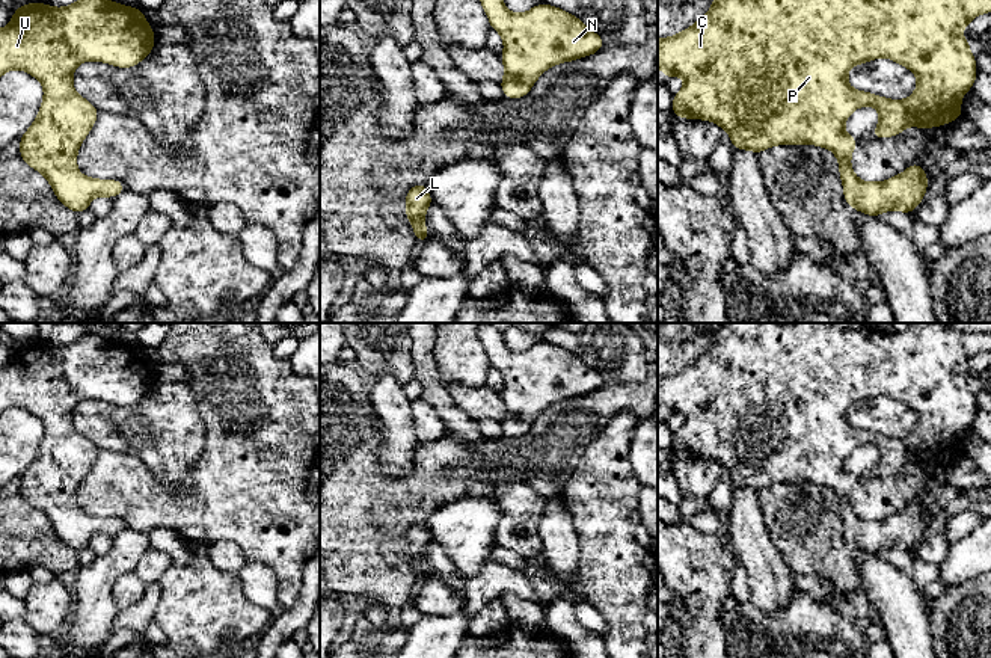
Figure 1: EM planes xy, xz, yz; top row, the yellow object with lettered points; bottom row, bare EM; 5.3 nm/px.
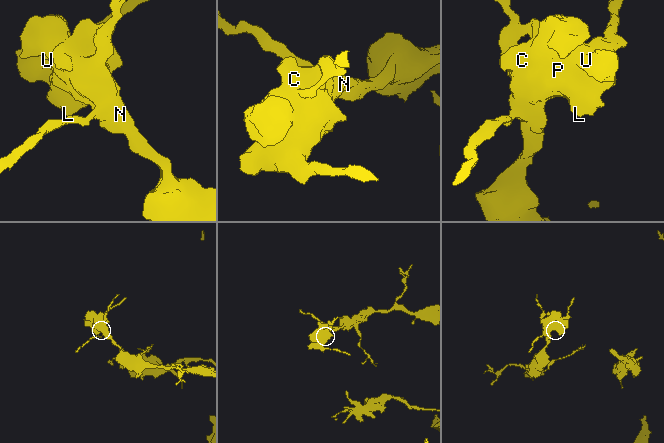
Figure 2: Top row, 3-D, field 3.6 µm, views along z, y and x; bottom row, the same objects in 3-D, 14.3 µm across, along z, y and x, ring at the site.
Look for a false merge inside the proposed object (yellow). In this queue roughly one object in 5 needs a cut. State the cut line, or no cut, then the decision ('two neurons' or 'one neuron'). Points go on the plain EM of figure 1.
no cut; one neuron

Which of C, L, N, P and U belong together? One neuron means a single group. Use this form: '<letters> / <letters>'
C L N P U

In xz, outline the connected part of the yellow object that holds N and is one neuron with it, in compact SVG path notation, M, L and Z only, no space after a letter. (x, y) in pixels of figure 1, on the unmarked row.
M490 323L481 326L478 338L490 367L504 377L505 412L499 424L505 436L523 436L545 407L596 392L605 383L581 356L560 346L542 341L525 352L513 352Z

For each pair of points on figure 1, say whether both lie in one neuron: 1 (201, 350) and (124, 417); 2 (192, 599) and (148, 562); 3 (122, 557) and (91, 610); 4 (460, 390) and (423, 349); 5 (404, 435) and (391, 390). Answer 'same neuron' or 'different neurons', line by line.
1: different neurons
2: different neurons
3: same neuron
4: different neurons
5: same neuron

